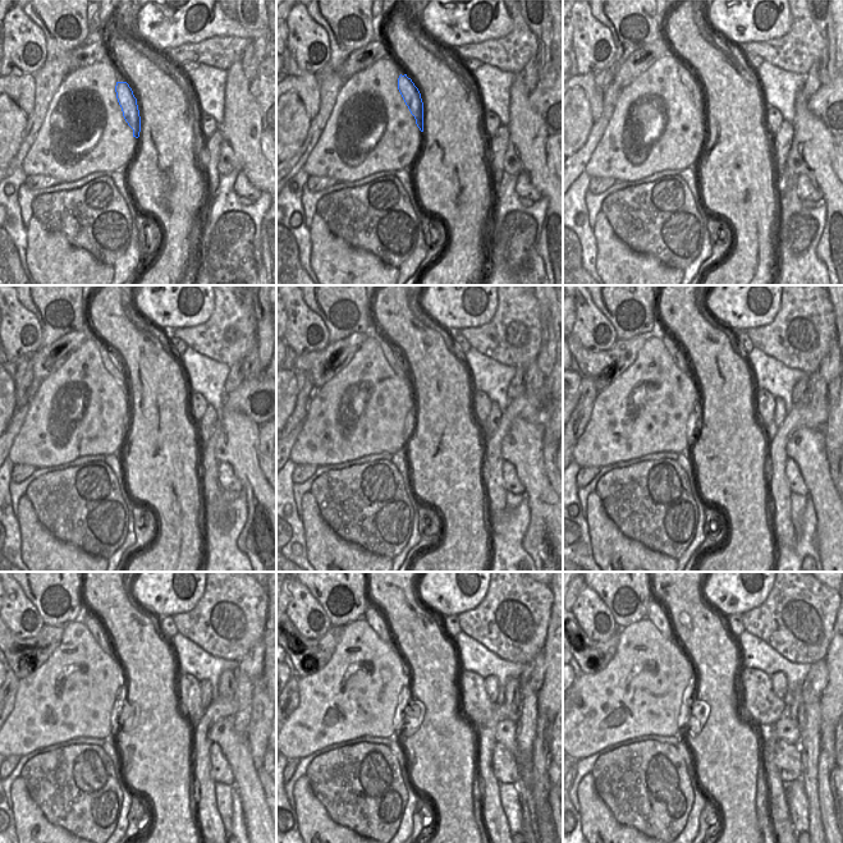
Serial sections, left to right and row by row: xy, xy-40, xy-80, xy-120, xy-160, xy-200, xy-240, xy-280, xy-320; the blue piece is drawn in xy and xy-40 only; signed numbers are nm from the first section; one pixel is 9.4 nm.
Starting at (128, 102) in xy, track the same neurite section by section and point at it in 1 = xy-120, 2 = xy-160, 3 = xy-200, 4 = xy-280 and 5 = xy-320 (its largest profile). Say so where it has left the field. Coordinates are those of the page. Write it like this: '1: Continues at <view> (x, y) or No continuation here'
1: Continues at xy-120 (111, 365)
2: Continues at xy-160 (398, 367)
3: Continues at xy-200 (669, 343)
4: Continues at xy-280 (372, 617)
5: Continues at xy-320 (656, 614)

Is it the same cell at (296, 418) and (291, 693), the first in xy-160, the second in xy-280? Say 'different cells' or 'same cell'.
same cell

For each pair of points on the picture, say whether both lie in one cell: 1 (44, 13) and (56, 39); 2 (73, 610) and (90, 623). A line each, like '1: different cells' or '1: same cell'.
1: same cell
2: different cells

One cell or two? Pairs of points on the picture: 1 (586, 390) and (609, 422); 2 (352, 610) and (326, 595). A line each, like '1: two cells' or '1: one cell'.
1: two cells
2: one cell

